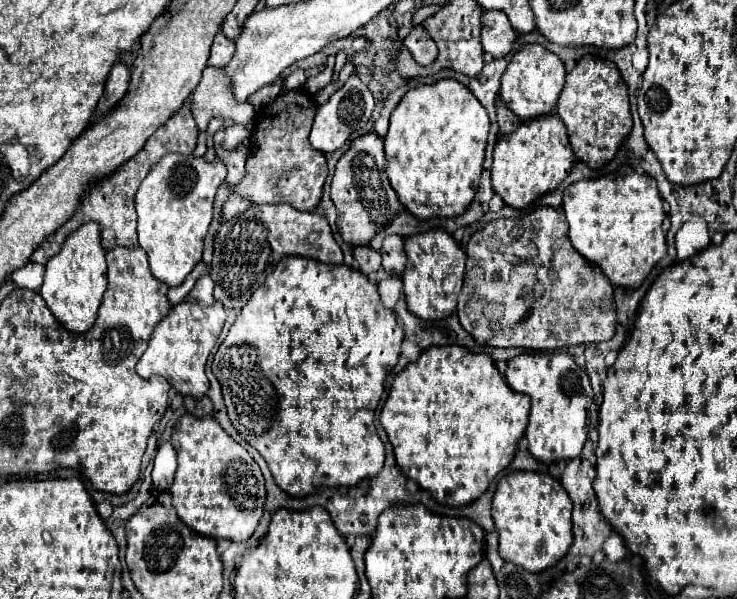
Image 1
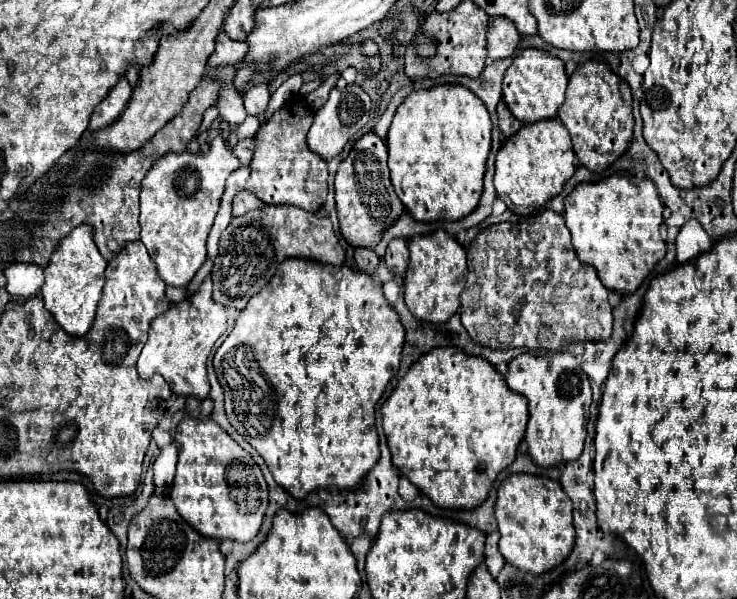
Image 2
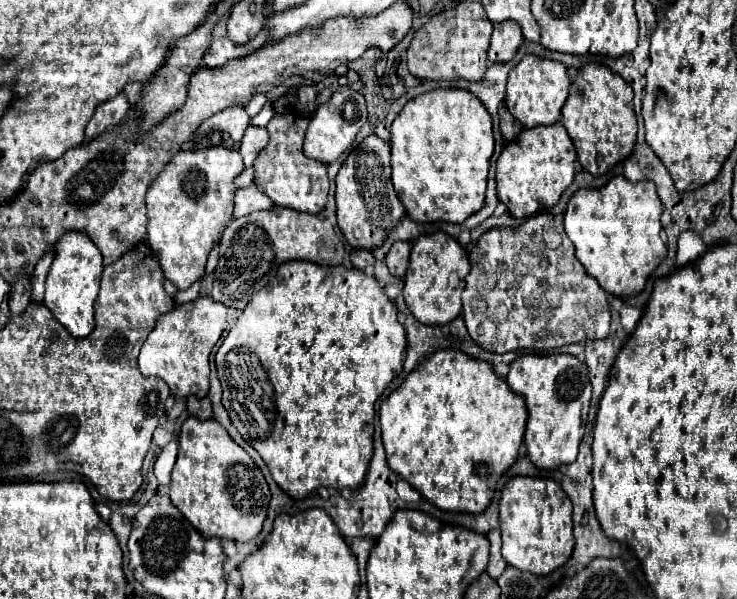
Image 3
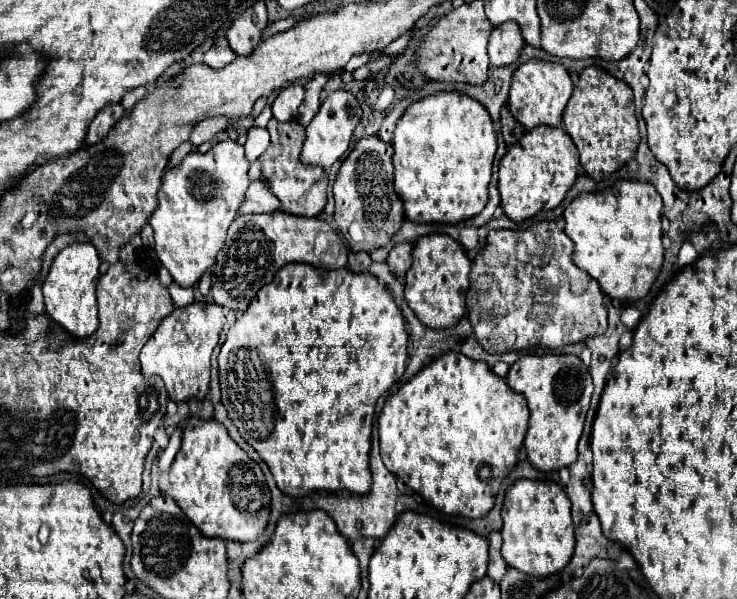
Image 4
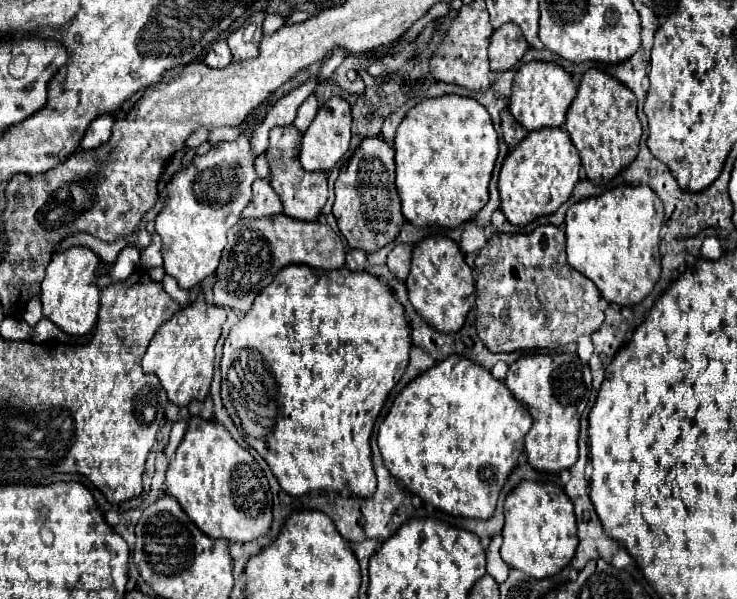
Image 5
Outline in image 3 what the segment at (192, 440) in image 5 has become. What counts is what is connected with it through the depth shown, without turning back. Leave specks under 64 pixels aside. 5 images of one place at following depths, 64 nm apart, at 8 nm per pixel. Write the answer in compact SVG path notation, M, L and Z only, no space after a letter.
M194 416L182 422L178 434L178 460L172 470L172 484L170 484L170 498L174 506L188 518L188 522L204 536L204 538L228 538L236 542L248 542L256 538L262 530L262 522L266 520L266 510L270 502L270 490L264 480L264 474L242 450L230 434L214 420L198 420Z

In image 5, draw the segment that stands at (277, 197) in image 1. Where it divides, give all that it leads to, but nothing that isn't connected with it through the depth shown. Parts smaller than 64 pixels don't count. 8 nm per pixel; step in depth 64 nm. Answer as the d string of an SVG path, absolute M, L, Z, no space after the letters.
M274 126L270 130L270 148L266 150L266 158L270 164L270 186L280 196L284 204L284 214L296 220L316 220L322 206L328 198L326 174L324 172L308 172L300 166L298 154L302 144L302 132L296 126Z

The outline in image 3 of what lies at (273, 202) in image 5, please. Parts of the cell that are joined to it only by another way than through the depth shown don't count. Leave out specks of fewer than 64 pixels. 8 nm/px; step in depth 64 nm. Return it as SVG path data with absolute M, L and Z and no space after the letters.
M250 184L248 188L238 190L234 196L234 218L246 216L256 210L268 210L272 206L272 200L268 200L254 184Z

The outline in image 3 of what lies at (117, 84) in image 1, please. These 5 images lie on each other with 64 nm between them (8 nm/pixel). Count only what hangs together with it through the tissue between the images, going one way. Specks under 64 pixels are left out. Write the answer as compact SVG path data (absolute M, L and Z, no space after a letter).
M120 92L120 94L114 96L114 98L110 98L108 102L102 102L102 104L96 108L94 116L90 118L90 122L88 122L88 126L86 126L86 136L88 136L88 138L100 136L100 134L106 132L108 128L120 124L120 122L126 118L128 110L130 110L130 102L128 102L128 98L126 98L124 92Z

